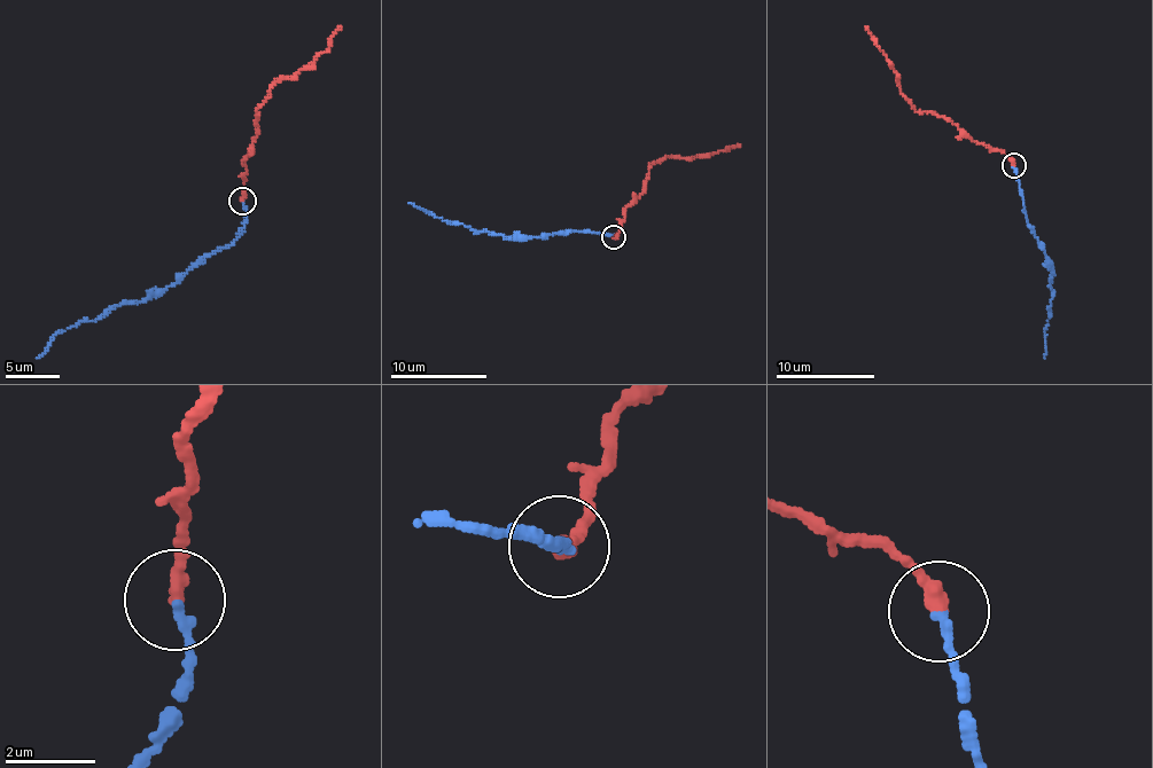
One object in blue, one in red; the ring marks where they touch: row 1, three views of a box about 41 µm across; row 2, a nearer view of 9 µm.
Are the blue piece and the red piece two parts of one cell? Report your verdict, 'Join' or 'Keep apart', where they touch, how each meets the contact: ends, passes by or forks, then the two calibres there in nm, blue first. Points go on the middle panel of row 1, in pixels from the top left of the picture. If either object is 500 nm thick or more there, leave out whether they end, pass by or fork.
Join. Place: (614, 236). At the ring blue ends. At the ring red ends. Thickness 240 nm (blue) against 360 nm

